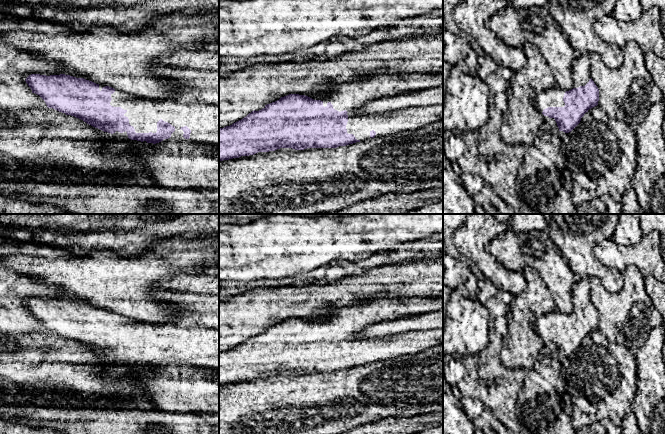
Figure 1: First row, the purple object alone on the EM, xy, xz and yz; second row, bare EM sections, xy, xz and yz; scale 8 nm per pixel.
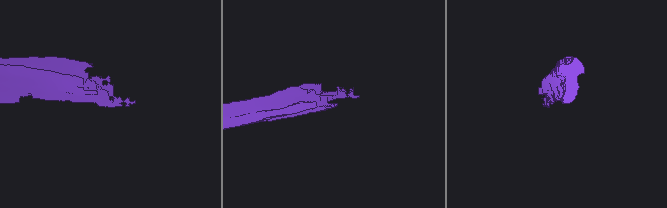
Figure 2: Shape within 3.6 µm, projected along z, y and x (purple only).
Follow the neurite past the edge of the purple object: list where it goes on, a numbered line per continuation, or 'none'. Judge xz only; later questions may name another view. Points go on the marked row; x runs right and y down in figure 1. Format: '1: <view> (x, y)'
1: xz (350, 96)

